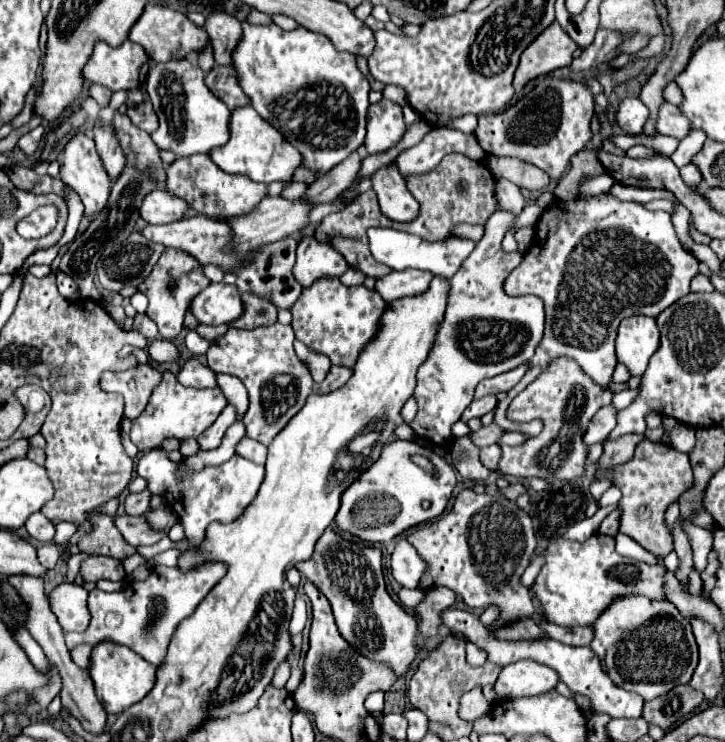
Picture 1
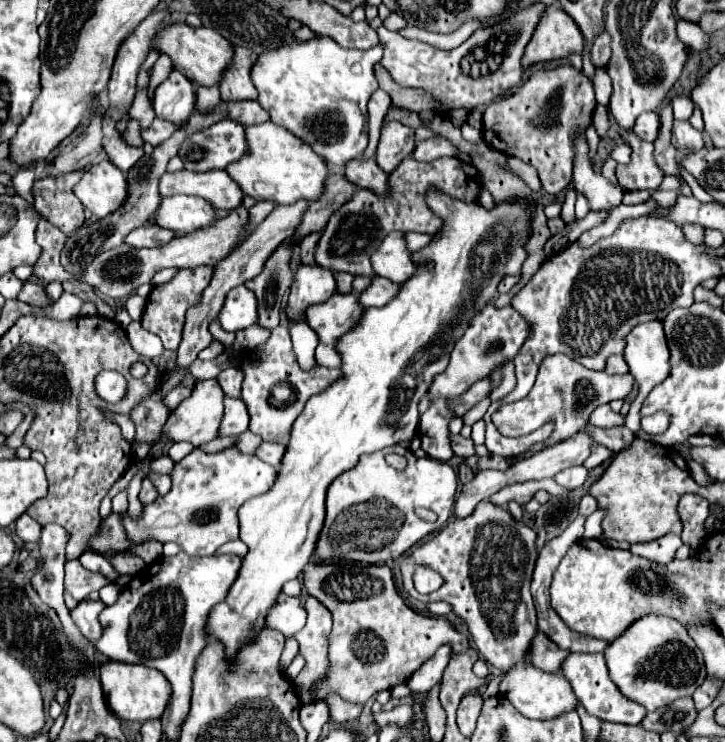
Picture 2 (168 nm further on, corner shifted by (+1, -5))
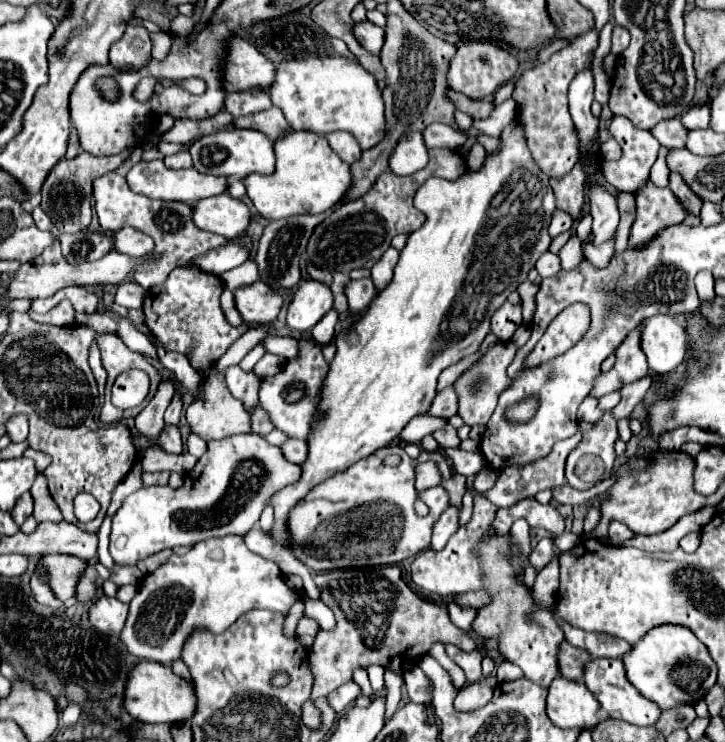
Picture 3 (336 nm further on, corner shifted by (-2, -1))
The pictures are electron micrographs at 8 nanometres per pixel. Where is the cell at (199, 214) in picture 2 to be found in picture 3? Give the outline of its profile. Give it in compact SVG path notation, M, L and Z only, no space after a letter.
M229 194L205 198L193 204L193 220L201 230L235 238L247 232L251 224L249 206Z

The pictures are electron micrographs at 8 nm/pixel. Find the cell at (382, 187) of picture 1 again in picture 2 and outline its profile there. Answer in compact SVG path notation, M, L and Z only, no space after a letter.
M374 158L370 160L350 160L346 164L346 178L358 188L370 188L378 196L388 196L388 174L378 168Z

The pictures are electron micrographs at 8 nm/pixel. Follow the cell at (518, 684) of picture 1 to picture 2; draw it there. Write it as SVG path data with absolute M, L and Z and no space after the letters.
M514 664L514 668L506 672L500 682L500 694L506 696L522 716L538 718L538 720L548 720L562 712L570 712L576 708L576 702L578 702L570 682L562 674L558 672L546 674L534 668L532 664Z

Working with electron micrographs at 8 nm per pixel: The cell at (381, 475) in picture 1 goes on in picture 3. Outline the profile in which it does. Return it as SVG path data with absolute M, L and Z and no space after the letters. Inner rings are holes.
M397 444L385 446L371 456L359 460L351 468L327 478L289 512L287 528L291 534L289 550L313 572L345 570L345 568L373 568L399 564L405 558L417 556L429 548L431 528L449 506L449 496L443 486L429 488L421 494L415 490L415 466L433 460L443 476L451 478L451 464L439 452L421 452L417 460L409 458ZM387 454L401 454L401 464L391 468L383 466ZM421 498L429 506L427 516L417 516L413 510L415 500Z

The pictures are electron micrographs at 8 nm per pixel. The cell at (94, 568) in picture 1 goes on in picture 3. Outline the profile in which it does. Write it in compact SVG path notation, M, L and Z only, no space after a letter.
M53 554L53 556L41 558L37 562L37 570L39 568L43 568L43 576L47 570L47 580L49 580L49 586L53 588L53 594L65 602L67 598L75 596L75 586L85 568L85 562L77 556Z

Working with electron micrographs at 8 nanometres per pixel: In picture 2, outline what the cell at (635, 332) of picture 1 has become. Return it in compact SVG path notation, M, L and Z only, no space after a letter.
M646 322L646 324L638 324L636 328L632 328L630 336L626 336L624 360L626 360L626 364L630 366L630 374L632 374L632 376L634 376L634 380L636 380L638 395L631 404L629 412L626 416L625 426L634 433L641 430L641 417L639 415L639 411L642 406L642 400L644 400L644 398L648 396L648 392L650 392L656 384L660 384L660 382L668 376L668 372L670 372L668 358L670 358L670 352L668 352L666 338L664 338L662 324L660 324L660 322Z

